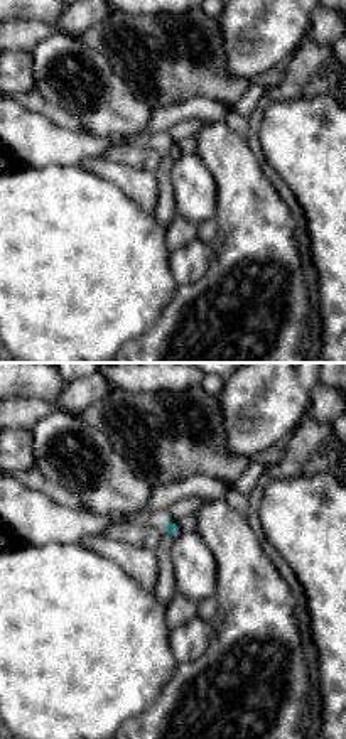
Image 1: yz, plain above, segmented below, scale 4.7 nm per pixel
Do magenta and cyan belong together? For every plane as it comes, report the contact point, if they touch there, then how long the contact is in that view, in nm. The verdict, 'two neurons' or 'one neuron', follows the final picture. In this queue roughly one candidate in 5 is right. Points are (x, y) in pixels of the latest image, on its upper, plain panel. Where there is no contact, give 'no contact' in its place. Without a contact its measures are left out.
(176, 151) | 60 nm

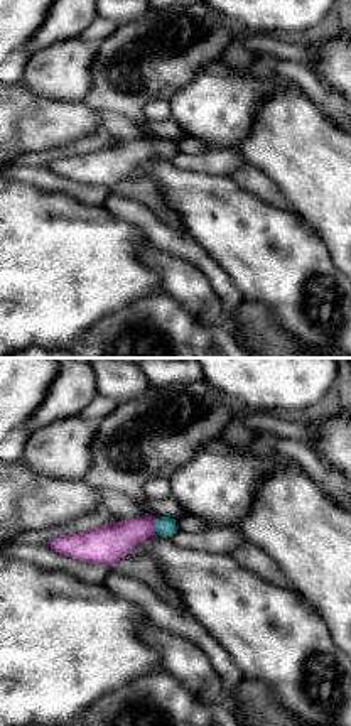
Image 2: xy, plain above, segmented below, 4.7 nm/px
(154, 147) | 60 nm

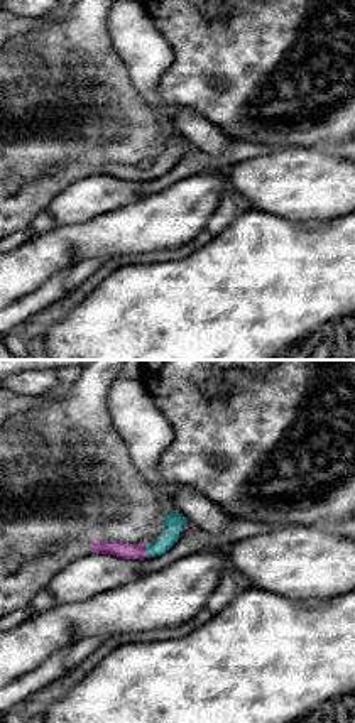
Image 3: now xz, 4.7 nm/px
(144, 173) | 70 nm

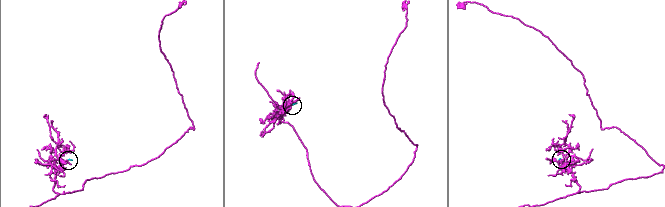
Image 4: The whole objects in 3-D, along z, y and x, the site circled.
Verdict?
one neuron

